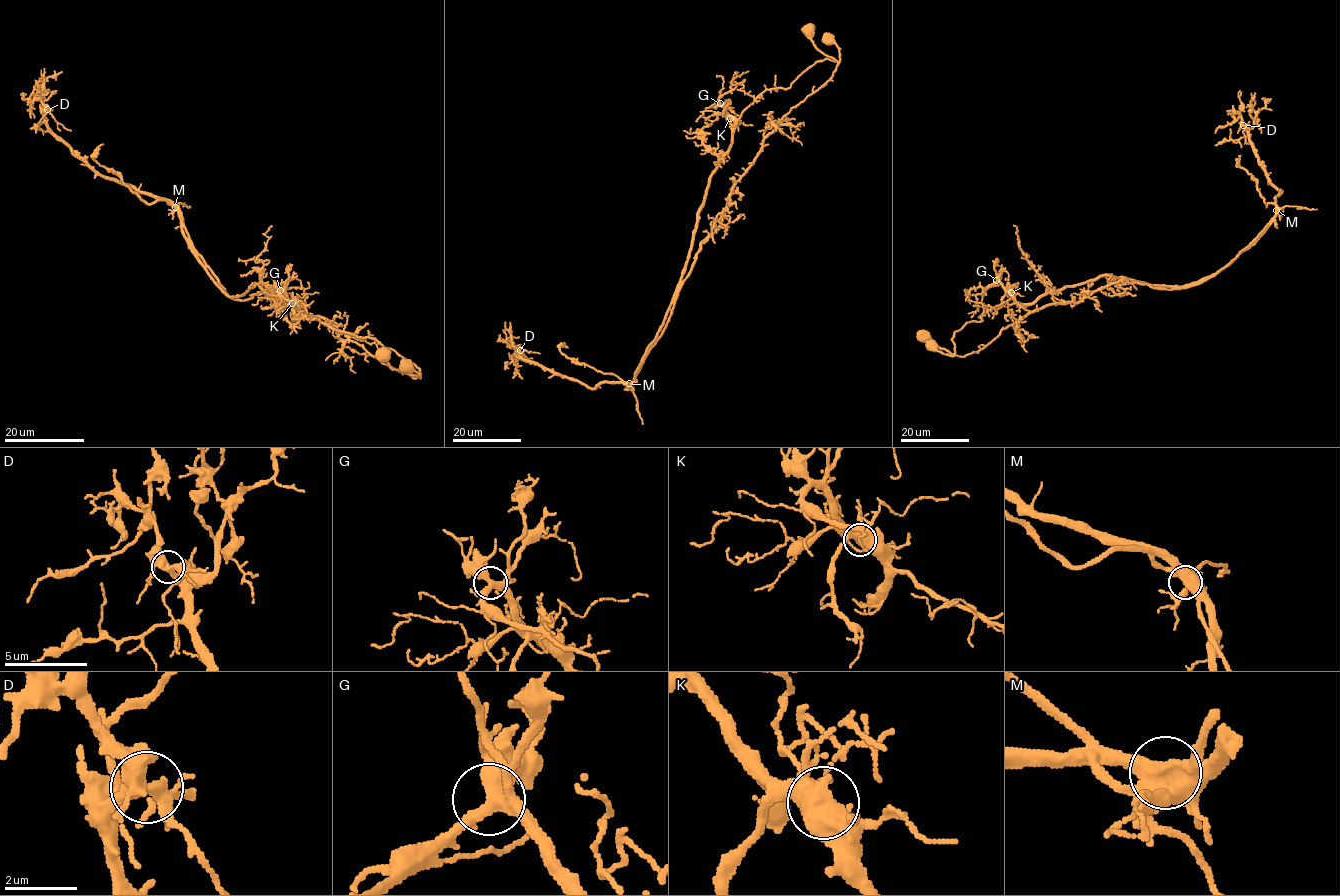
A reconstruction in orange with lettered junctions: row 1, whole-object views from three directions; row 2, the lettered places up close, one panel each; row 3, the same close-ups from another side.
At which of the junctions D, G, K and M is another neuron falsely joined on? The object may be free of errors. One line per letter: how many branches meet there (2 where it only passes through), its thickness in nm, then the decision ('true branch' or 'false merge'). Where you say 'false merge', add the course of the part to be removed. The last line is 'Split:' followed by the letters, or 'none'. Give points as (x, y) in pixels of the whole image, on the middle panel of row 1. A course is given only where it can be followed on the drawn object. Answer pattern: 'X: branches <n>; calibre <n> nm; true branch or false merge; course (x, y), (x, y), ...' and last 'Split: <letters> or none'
D: branches 5; calibre 360 nm; true branch
G: branches 5; calibre 440 nm; true branch
K: branches 6; calibre 480 nm; true branch
M: branches 6; calibre 550 nm; false merge; course (630, 384), (668, 321), (699, 246), (719, 226), (734, 183), (762, 142), (832, 75), (839, 48), (824, 34)
Split: M

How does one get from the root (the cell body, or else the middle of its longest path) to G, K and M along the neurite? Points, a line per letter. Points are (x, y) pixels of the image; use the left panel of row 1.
G: (384, 353), (393, 369), (418, 373), (410, 362), (376, 339), (335, 330), (310, 317), (280, 290)
K: (384, 353), (393, 369), (418, 373), (410, 362), (376, 339), (335, 330), (292, 303)
M: (384, 353), (393, 369), (417, 377), (383, 364), (326, 319), (298, 315), (279, 290), (230, 296), (175, 207)

